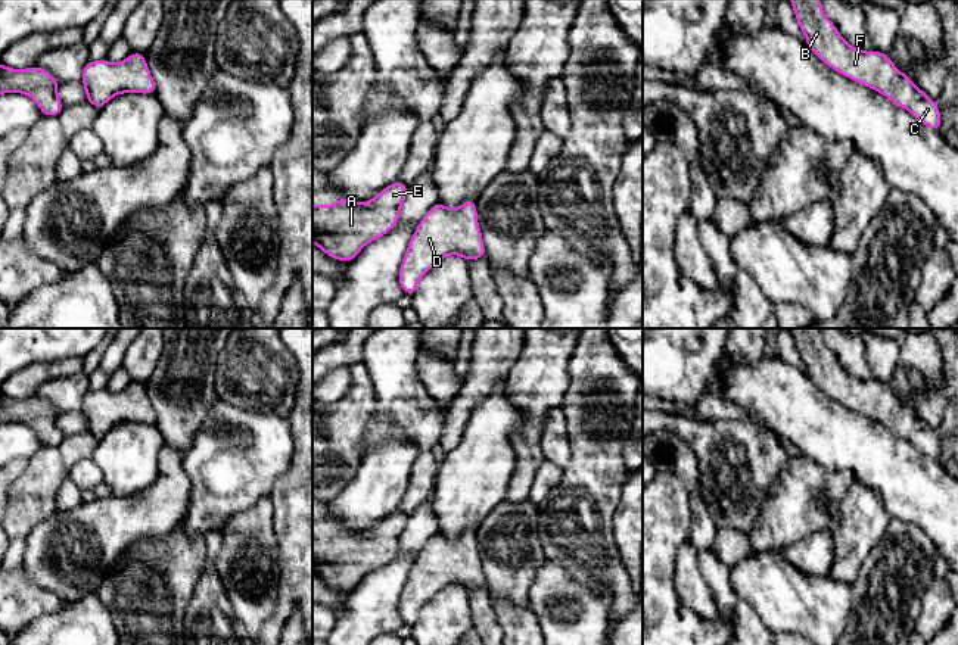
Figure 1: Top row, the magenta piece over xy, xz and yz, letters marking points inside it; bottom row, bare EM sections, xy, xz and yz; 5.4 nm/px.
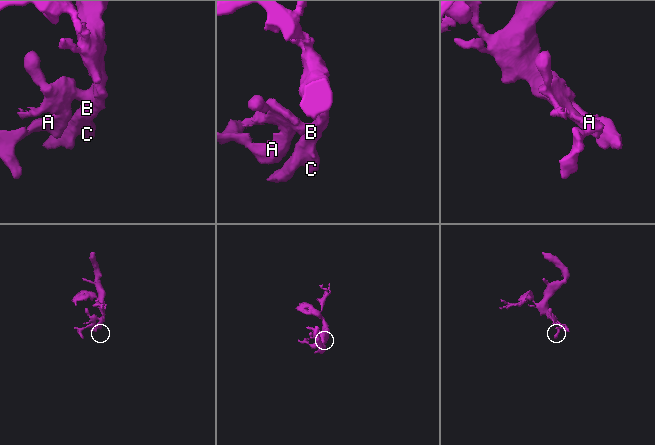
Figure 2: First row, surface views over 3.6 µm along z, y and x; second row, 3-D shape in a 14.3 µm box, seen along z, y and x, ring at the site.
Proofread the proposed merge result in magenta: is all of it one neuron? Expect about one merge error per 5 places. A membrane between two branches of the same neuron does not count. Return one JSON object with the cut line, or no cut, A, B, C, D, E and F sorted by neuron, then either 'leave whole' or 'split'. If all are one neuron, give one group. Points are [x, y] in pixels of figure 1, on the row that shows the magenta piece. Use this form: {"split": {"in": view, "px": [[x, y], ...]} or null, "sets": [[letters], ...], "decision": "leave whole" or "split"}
{"split": null, "sets": [["A", "B", "C", "D", "E", "F"]], "decision": "leave whole"}

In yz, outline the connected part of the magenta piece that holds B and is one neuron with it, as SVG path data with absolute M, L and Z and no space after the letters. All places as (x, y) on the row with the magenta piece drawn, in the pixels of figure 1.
M790 0L790 3L806 46L819 60L843 77L881 93L926 127L937 133L942 130L937 102L899 71L887 53L852 47L827 18L819 0Z

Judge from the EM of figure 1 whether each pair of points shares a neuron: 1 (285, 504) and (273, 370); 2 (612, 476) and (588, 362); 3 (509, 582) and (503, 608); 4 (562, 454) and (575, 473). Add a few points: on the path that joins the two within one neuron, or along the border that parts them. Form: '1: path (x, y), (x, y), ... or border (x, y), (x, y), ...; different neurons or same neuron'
1: border (295, 382), (294, 405), (286, 416); different neurons
2: path (597, 448), (584, 432), (579, 390); same neuron
3: border (491, 594), (528, 608); different neurons
4: border (568, 429), (571, 460), (563, 469); different neurons

